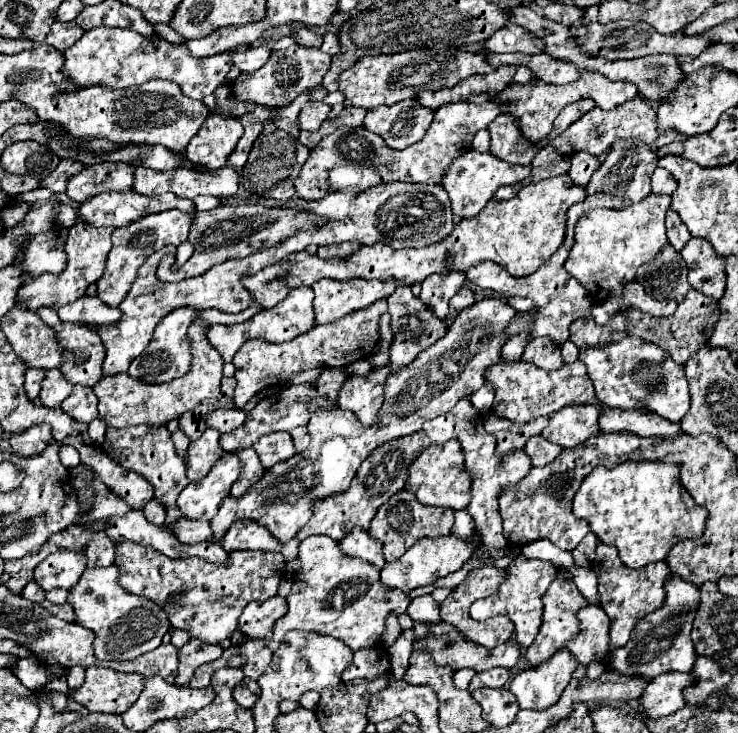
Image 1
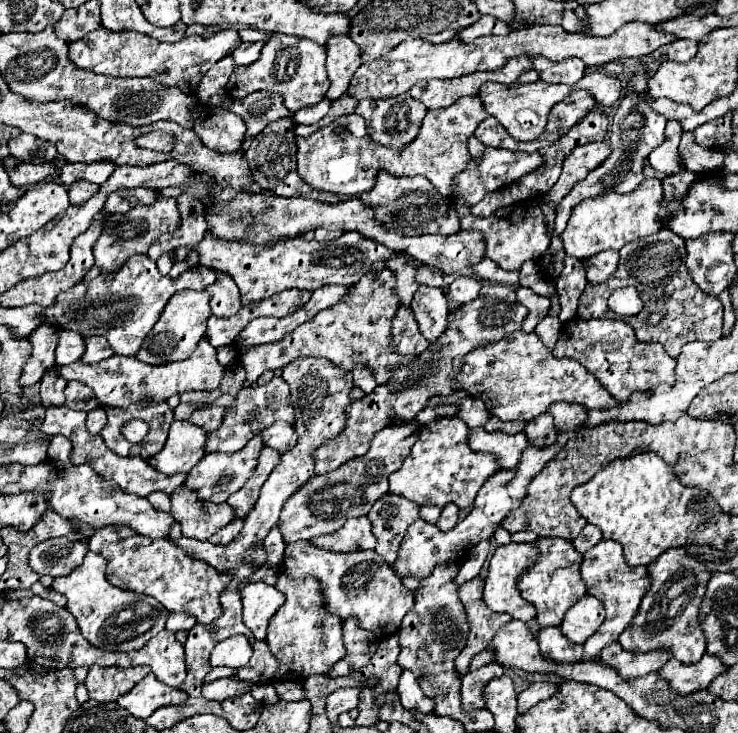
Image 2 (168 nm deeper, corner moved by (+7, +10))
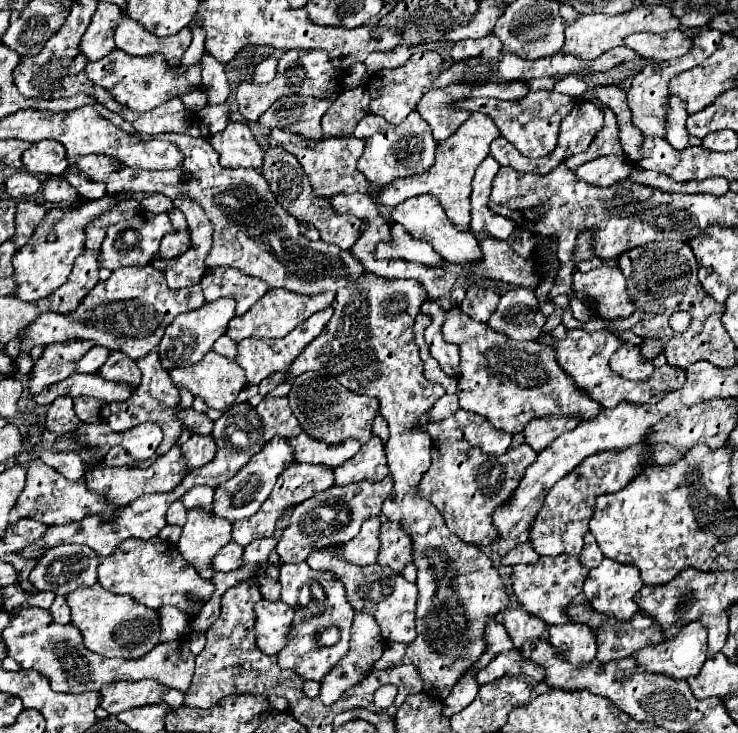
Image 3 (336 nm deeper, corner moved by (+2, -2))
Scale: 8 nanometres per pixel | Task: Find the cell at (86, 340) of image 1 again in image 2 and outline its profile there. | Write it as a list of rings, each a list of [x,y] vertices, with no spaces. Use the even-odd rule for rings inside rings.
[[[104,336],[86,338],[86,352],[82,356],[82,362],[96,364],[96,362],[100,362],[104,358],[110,358],[110,356],[114,356],[114,350],[110,348],[110,344]]]

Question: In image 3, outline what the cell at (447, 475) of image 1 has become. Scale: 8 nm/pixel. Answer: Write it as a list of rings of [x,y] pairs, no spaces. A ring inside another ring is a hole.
[[[465,440],[435,442],[431,448],[431,468],[423,474],[417,494],[443,514],[449,530],[461,540],[467,544],[489,544],[497,538],[497,530],[491,524],[491,512],[507,502],[525,468],[533,464],[535,458],[537,452],[525,442],[501,456],[487,456]]]

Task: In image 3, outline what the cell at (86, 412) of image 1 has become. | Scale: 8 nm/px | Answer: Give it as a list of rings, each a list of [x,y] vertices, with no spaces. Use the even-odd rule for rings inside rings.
[[[79,396],[79,398],[73,398],[75,402],[75,414],[81,422],[107,422],[107,416],[109,416],[109,404],[103,404],[99,400],[93,400],[89,396]]]

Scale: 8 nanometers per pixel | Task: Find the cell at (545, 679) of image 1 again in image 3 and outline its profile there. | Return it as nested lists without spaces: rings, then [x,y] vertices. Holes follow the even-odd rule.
[[[563,624],[563,626],[549,626],[549,642],[553,648],[569,660],[569,664],[583,664],[595,660],[597,644],[595,636],[585,624]]]

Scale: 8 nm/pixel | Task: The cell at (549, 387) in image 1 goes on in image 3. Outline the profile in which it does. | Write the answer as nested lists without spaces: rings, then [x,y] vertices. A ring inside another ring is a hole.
[[[457,306],[449,308],[443,324],[443,338],[457,344],[461,350],[461,376],[457,386],[459,406],[463,410],[485,416],[495,428],[507,434],[521,434],[531,420],[551,418],[557,414],[577,416],[579,420],[595,418],[601,404],[579,392],[567,372],[555,360],[555,348],[533,342],[513,342],[507,336],[493,332],[485,322],[471,320]]]

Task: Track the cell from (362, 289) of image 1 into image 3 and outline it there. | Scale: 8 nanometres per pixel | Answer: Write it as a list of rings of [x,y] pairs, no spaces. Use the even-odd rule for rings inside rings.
[[[327,306],[321,312],[315,312],[315,316],[307,318],[303,324],[299,324],[299,328],[291,330],[285,338],[247,338],[239,342],[239,352],[237,352],[237,364],[243,368],[245,378],[249,384],[259,384],[263,378],[267,378],[271,372],[277,370],[287,370],[289,364],[297,358],[297,354],[313,340],[321,334],[321,330],[325,328],[325,324],[331,320],[333,316],[333,308]]]

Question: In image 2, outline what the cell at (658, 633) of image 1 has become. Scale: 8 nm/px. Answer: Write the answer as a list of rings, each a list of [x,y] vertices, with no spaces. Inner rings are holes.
[[[670,548],[654,564],[648,566],[648,576],[652,586],[646,592],[638,614],[620,634],[618,642],[628,652],[650,652],[668,648],[674,658],[684,664],[698,662],[706,652],[706,638],[702,634],[702,626],[698,624],[698,614],[704,600],[706,584],[712,576],[712,572],[706,568],[706,560],[688,554],[686,548]]]

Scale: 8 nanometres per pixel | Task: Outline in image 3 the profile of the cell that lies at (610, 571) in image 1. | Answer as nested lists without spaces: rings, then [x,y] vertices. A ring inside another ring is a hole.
[[[605,558],[597,568],[593,568],[583,584],[583,592],[597,612],[615,616],[617,620],[623,620],[623,622],[631,620],[631,616],[641,612],[641,608],[633,600],[641,588],[643,588],[643,580],[639,578],[639,570],[629,564],[619,564],[611,558]]]

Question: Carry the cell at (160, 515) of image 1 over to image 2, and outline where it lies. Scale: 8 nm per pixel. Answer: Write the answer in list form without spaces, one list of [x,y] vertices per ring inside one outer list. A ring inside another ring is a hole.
[[[154,492],[148,496],[150,504],[156,508],[156,510],[162,510],[162,512],[170,512],[170,496],[166,492]]]

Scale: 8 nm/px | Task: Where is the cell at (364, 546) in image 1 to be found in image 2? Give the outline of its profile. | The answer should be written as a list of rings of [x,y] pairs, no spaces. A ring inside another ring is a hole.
[[[366,516],[346,520],[346,524],[326,536],[318,536],[318,546],[330,552],[356,552],[374,550],[376,540],[370,532],[370,520]]]

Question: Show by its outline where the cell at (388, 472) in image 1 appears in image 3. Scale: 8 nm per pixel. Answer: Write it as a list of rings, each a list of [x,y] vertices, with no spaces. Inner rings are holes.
[[[385,476],[379,482],[361,480],[359,484],[345,484],[345,486],[331,486],[327,492],[319,492],[319,496],[311,496],[311,500],[305,500],[303,504],[297,504],[291,516],[291,524],[283,532],[277,554],[283,562],[303,562],[311,552],[317,548],[327,548],[333,544],[343,544],[357,536],[363,520],[371,516],[381,516],[383,500],[391,494],[391,476]]]

